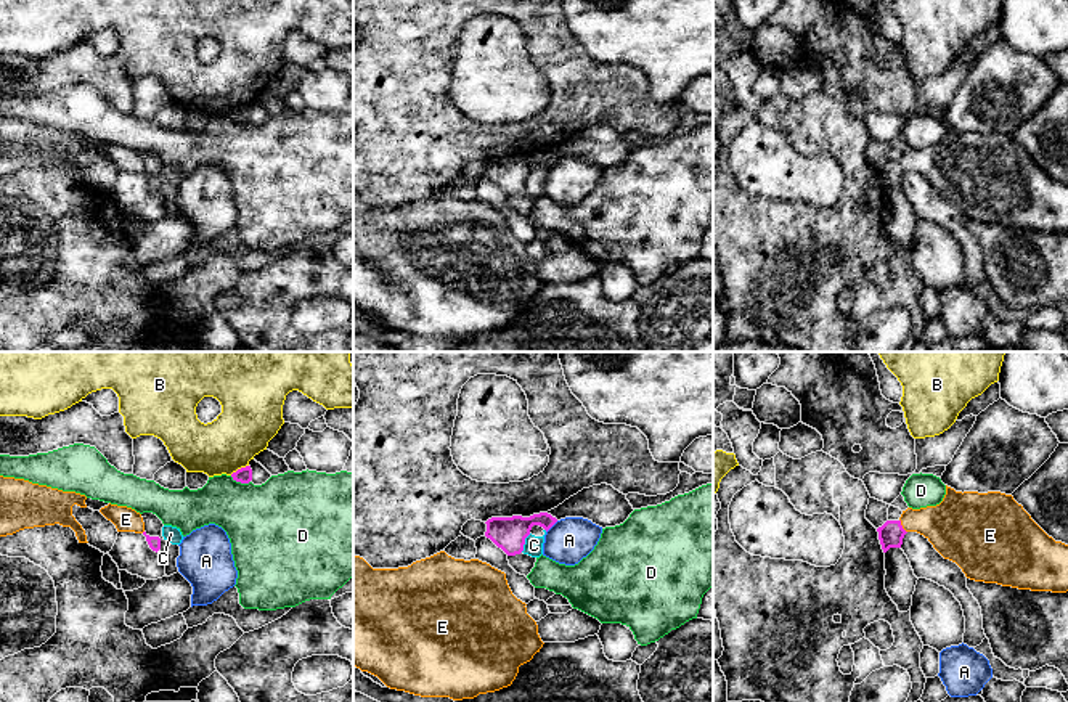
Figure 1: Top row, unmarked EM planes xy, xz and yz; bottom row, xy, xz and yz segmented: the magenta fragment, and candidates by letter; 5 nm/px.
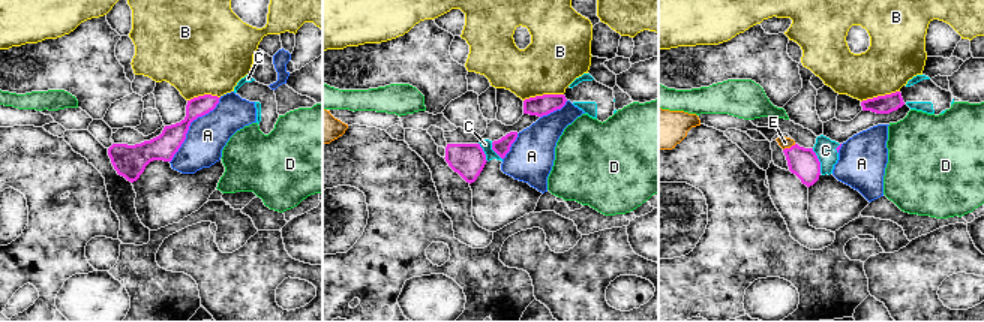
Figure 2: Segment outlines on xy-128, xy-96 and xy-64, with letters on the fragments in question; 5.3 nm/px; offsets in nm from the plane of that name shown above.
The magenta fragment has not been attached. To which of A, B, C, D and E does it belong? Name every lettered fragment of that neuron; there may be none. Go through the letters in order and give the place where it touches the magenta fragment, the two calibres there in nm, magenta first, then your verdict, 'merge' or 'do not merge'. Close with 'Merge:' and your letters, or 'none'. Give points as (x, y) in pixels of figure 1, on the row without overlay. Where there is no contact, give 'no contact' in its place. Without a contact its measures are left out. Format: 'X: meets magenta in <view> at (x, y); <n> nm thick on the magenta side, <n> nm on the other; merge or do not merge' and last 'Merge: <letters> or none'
A: meets magenta in xz at (551, 166); 170 nm thick on the magenta side, 220 nm on the other; do not merge
B: meets magenta in xy at (238, 110); 80 nm thick on the magenta side, 280 nm on the other; do not merge
C: meets magenta in xz at (524, 183); 170 nm thick on the magenta side, 100 nm on the other; do not merge
D: meets magenta in xy at (240, 121); 80 nm thick on the magenta side, 380 nm on the other; do not merge
E: meets magenta in yz at (901, 166); 120 nm thick on the magenta side, 260 nm on the other; merge
Merge: E

